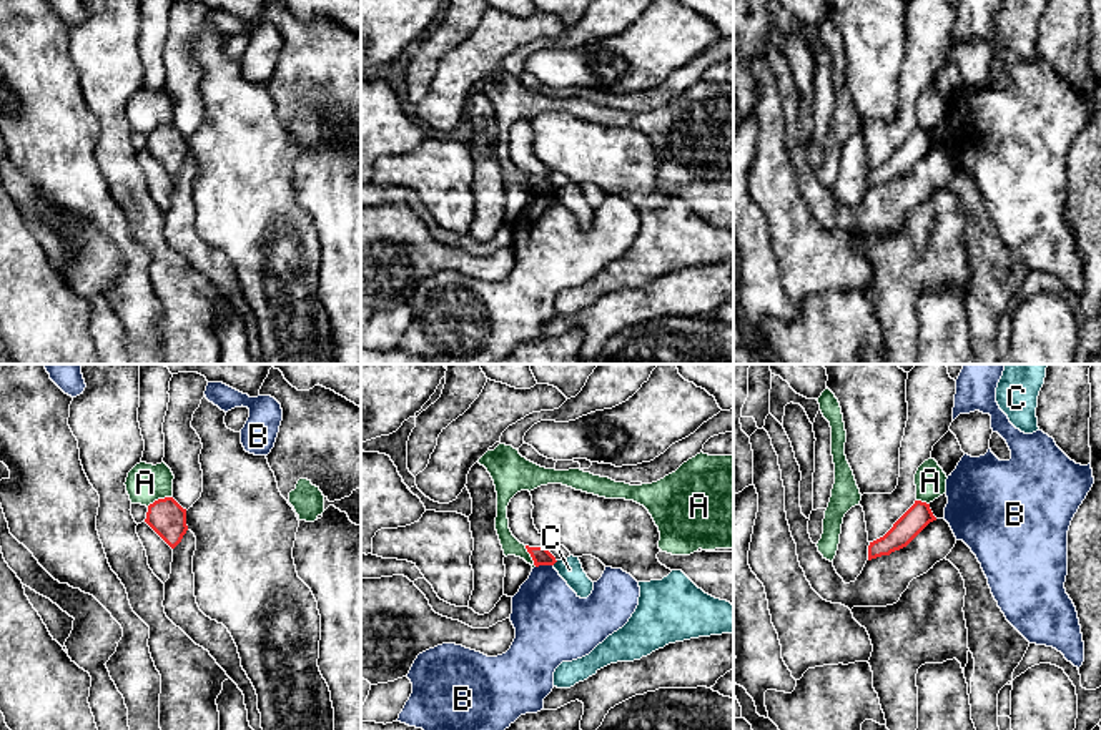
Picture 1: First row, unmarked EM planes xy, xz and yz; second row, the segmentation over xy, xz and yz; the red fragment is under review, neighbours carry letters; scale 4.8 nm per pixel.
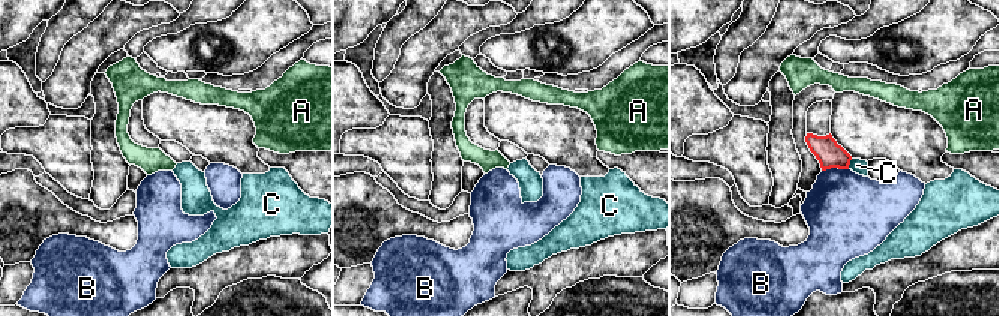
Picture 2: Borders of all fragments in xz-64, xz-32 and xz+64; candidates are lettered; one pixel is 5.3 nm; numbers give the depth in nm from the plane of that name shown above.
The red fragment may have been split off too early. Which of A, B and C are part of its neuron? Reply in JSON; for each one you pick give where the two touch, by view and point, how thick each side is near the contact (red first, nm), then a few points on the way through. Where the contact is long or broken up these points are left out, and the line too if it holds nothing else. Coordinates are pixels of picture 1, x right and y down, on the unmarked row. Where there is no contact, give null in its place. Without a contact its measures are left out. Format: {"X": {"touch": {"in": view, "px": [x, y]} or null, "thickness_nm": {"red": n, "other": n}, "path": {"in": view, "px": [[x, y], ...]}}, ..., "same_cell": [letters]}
{"same_cell": []}

